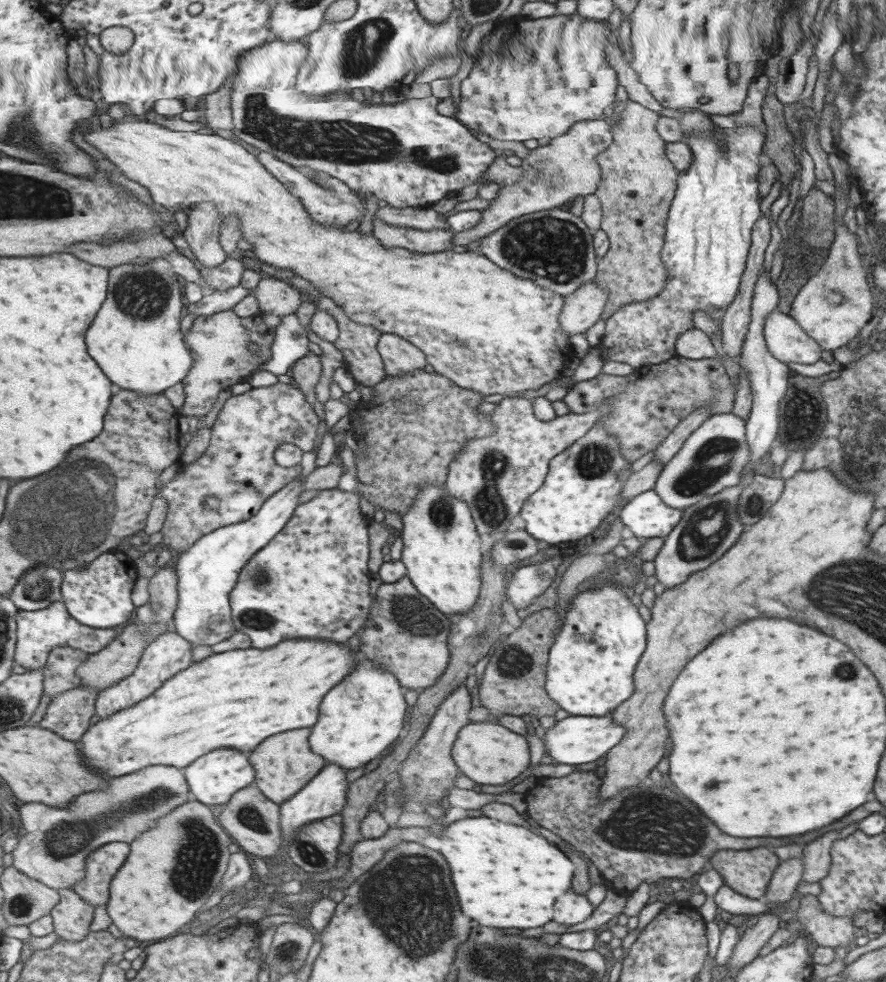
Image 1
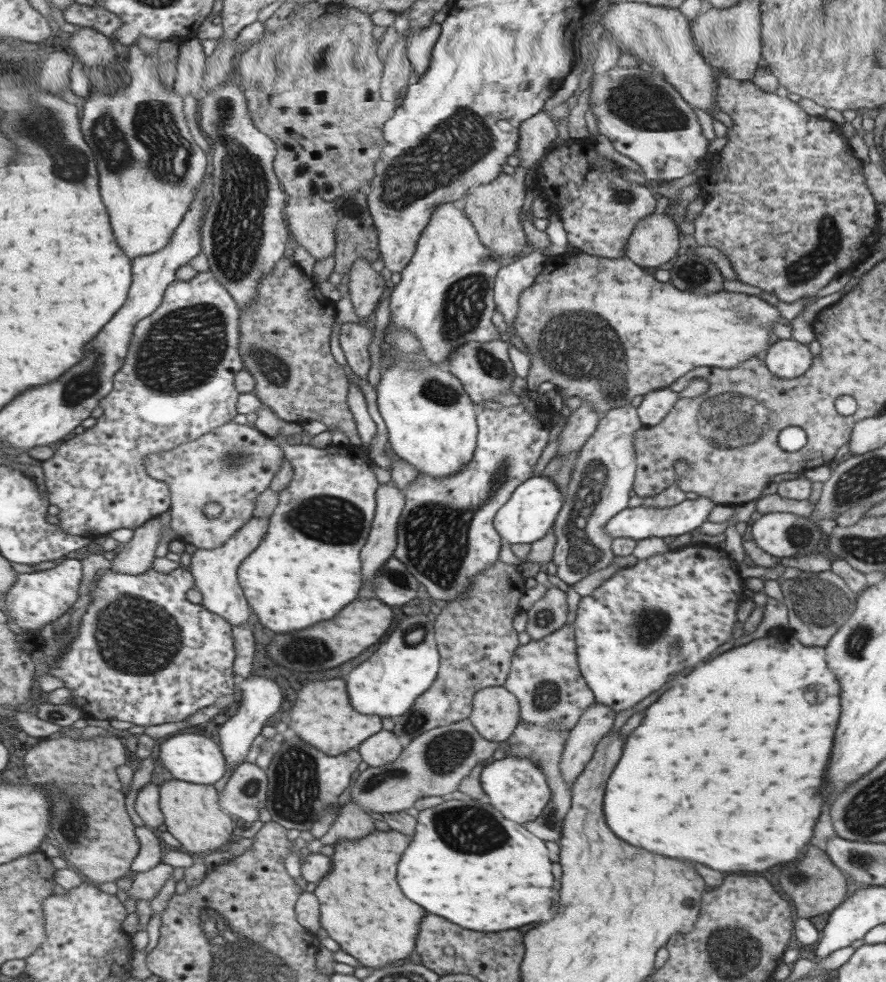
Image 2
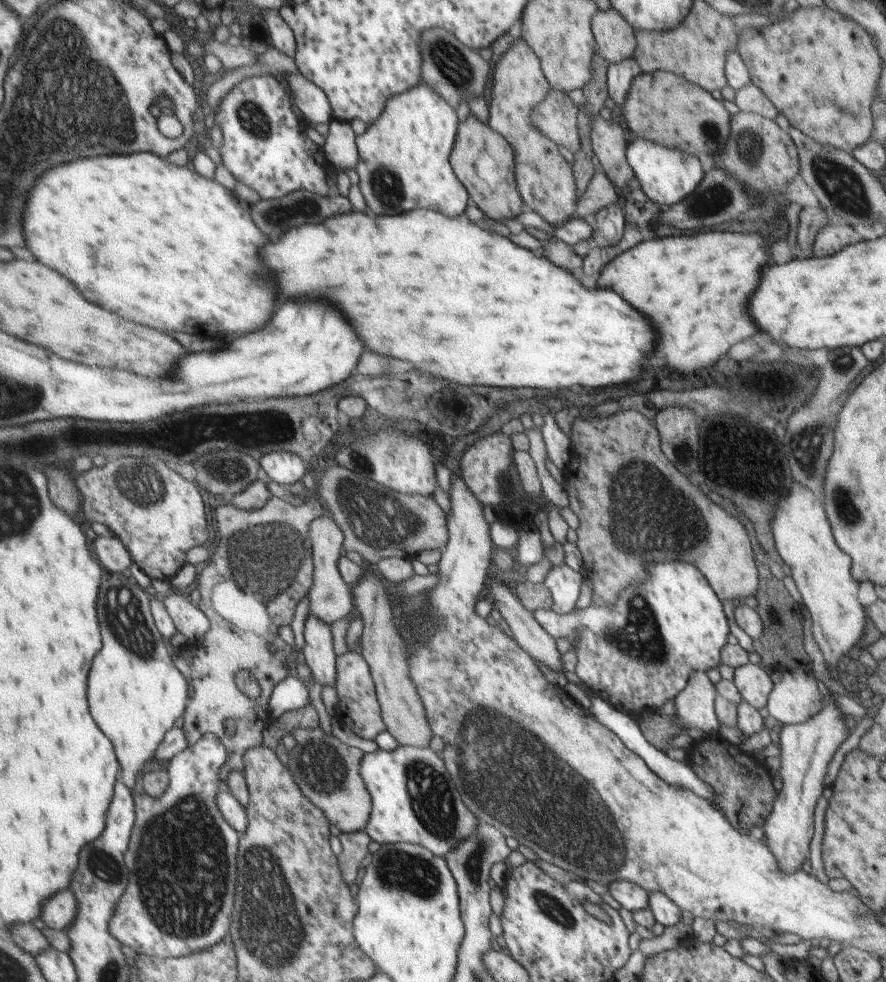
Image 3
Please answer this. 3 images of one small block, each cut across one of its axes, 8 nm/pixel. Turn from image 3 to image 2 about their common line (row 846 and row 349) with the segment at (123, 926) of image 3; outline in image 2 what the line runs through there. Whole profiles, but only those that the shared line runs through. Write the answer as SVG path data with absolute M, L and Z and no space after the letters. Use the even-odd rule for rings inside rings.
M208 271L197 273L191 280L176 280L176 283L173 283L168 288L168 291L165 292L164 303L161 304L161 307L151 316L148 316L147 319L140 320L137 323L136 335L133 336L128 358L121 370L116 374L114 389L100 402L100 408L103 409L104 414L97 418L96 423L92 427L86 429L80 435L75 435L59 444L53 456L41 463L46 478L45 485L49 494L50 504L54 504L60 509L57 518L61 529L82 537L104 536L109 532L113 532L113 530L121 530L122 528L136 529L143 526L148 520L159 517L159 514L169 512L172 507L170 486L165 481L157 480L148 473L146 458L152 452L169 451L188 442L193 442L200 439L203 435L213 432L216 428L235 420L235 416L237 416L237 398L239 398L240 393L236 387L236 374L245 367L244 359L241 360L241 355L239 354L241 317L240 306L237 305L228 288L225 288L217 280L217 276L213 272Z

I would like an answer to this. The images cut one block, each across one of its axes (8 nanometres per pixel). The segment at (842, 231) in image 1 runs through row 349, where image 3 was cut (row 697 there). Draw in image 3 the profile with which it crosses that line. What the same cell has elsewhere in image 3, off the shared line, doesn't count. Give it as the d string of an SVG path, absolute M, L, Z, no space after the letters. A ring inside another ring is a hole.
M828 692L821 699L821 710L802 724L783 725L779 732L779 770L781 790L762 824L766 845L780 865L781 872L797 872L807 856L807 844L813 834L813 806L823 790L823 776L839 744L849 735L844 715Z

